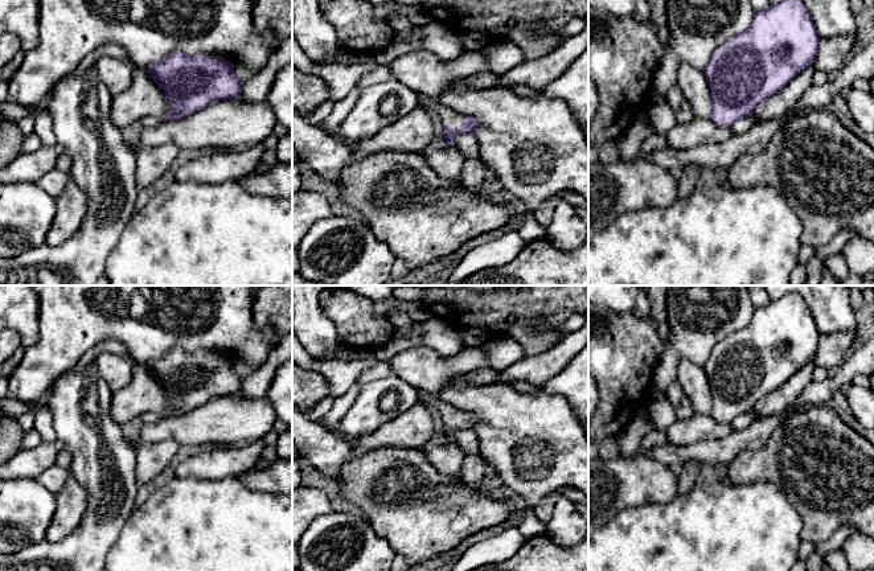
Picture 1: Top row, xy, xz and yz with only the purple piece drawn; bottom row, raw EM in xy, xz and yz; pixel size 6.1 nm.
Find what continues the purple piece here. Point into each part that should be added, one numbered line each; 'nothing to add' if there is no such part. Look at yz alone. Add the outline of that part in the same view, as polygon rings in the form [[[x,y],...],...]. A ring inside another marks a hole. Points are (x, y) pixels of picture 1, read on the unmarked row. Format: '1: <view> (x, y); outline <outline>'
nothing to add

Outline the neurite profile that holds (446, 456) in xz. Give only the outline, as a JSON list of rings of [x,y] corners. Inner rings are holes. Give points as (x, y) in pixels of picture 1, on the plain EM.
[[[443,434],[432,436],[420,449],[440,473],[460,476],[465,452]]]

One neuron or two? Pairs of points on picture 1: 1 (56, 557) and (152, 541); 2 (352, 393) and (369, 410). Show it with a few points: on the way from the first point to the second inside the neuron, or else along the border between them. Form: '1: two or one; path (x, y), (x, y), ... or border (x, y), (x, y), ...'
1: two; border (126, 521), (118, 539), (106, 557)
2: two; border (361, 386), (356, 399), (339, 423)

